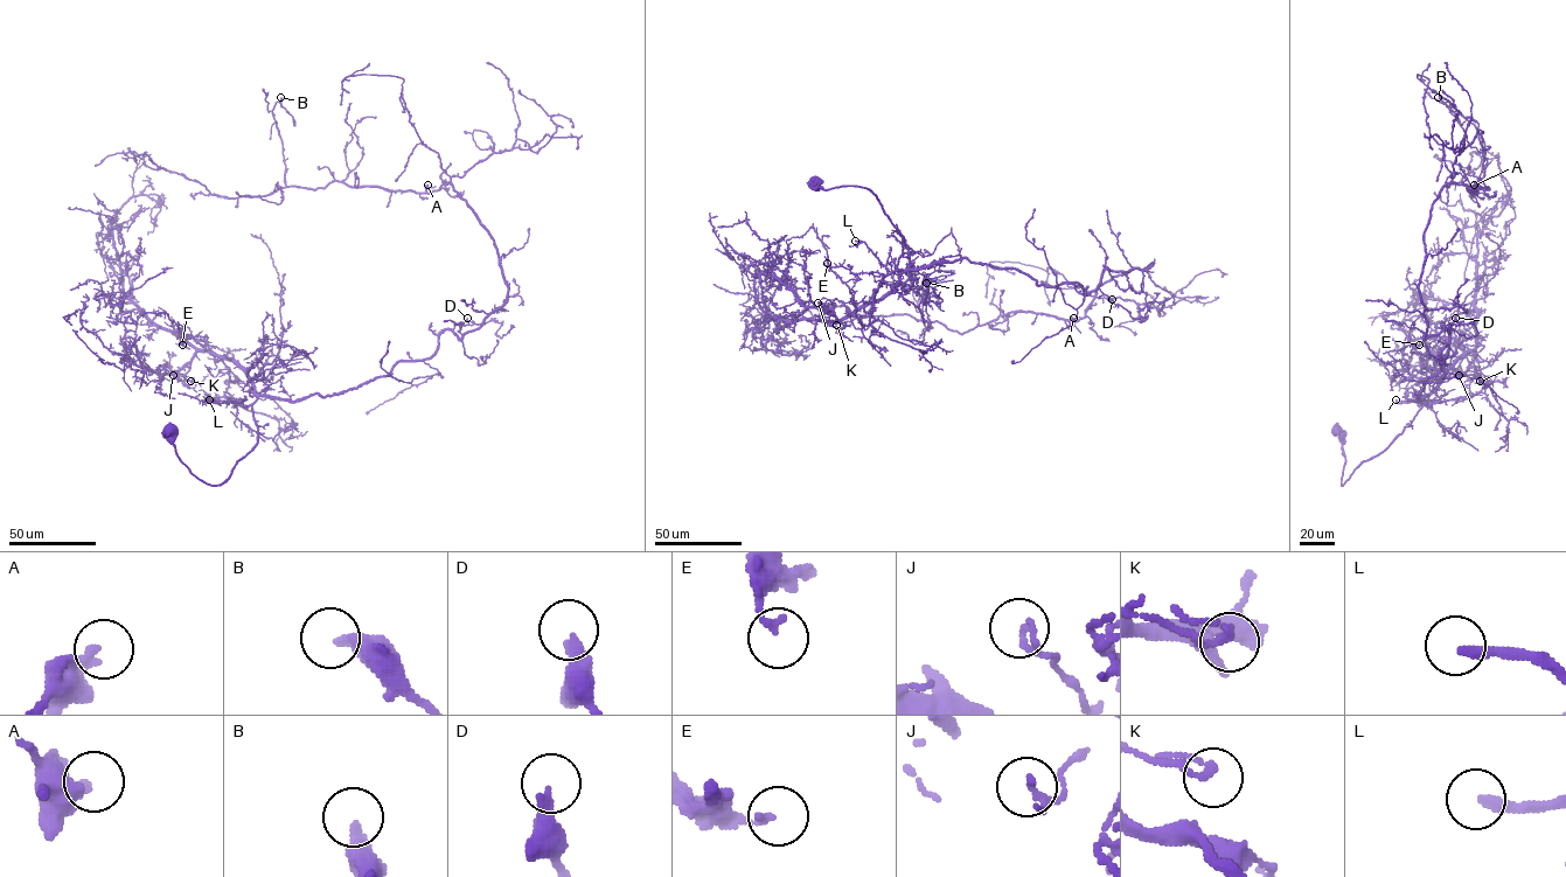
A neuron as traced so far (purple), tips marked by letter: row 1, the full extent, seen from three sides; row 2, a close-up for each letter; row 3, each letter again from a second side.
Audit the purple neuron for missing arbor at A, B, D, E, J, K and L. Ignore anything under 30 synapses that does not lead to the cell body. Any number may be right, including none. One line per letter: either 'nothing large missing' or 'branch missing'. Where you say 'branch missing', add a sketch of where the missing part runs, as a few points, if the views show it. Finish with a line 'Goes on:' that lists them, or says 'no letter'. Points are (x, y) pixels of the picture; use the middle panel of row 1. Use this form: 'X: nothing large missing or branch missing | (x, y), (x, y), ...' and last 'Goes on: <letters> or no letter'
A: nothing large missing
B: nothing large missing
D: nothing large missing
E: nothing large missing
J: nothing large missing
K: nothing large missing
L: branch missing | (855, 241), (839, 235), (832, 222), (823, 238)
Goes on: L

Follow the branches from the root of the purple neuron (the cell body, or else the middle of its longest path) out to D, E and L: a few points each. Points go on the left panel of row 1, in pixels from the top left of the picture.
D: (171, 432), (188, 470), (222, 484), (257, 442), (257, 396), (357, 388), (430, 357), (438, 335), (467, 318)
E: (171, 432), (179, 459), (213, 485), (257, 442), (249, 377), (217, 357), (206, 336), (182, 345)
L: (171, 432), (175, 454), (188, 470), (207, 484), (222, 484), (257, 442), (257, 424), (251, 404), (209, 399)

